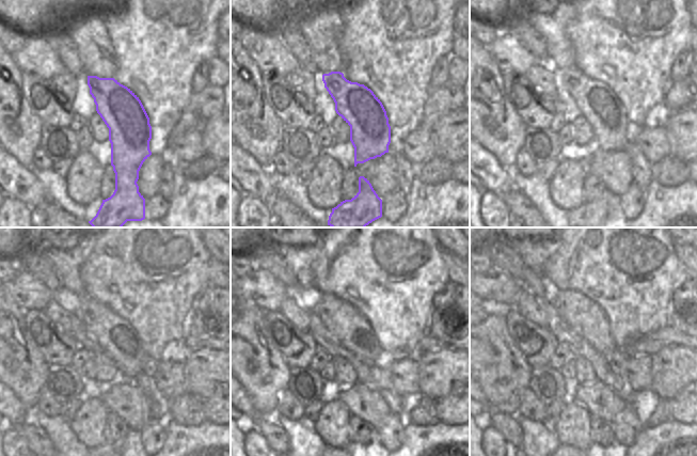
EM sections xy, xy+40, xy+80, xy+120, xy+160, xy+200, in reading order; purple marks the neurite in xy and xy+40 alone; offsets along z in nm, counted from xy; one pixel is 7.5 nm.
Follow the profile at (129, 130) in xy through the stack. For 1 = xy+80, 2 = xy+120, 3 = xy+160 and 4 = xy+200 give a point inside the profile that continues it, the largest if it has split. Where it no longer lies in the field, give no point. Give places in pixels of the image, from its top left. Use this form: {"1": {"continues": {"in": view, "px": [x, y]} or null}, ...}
{"1": {"continues": {"in": "xy+80", "px": [602, 109]}}, "2": {"continues": {"in": "xy+120", "px": [117, 339]}}, "3": {"continues": {"in": "xy+160", "px": [339, 317]}}, "4": {"continues": {"in": "xy+200", "px": [583, 315]}}}

